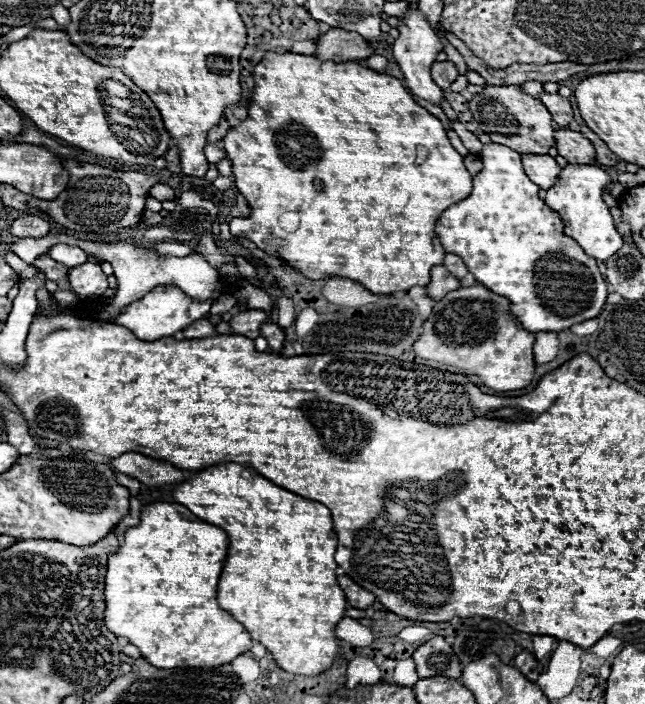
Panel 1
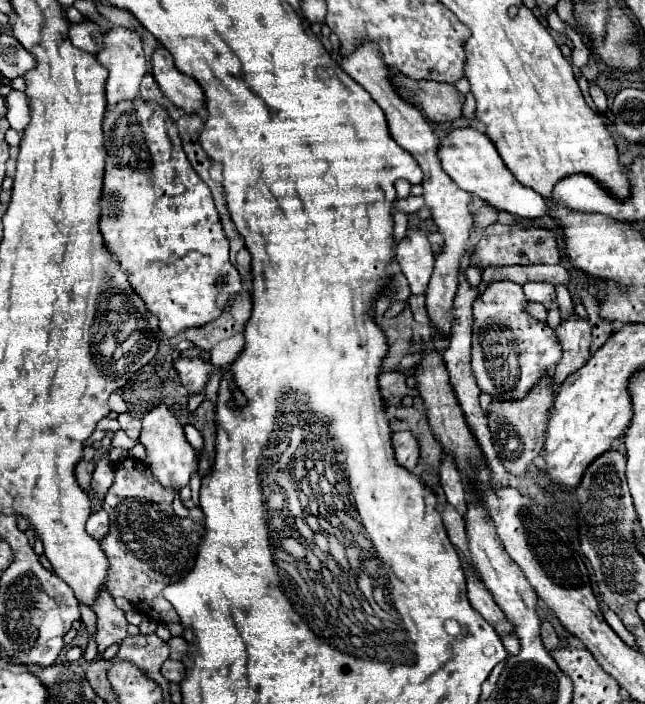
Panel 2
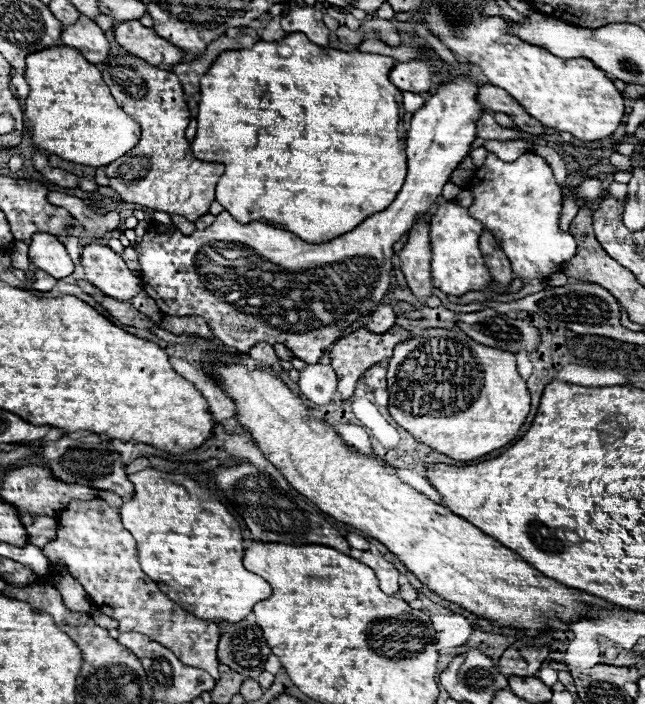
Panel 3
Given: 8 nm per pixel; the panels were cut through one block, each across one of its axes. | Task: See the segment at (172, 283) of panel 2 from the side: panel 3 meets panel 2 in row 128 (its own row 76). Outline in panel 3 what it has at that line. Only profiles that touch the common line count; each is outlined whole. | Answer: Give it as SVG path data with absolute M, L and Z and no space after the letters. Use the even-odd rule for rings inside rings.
M114 48L108 60L98 66L114 100L142 126L140 142L126 152L126 156L106 166L110 188L114 188L124 202L178 214L190 222L208 214L210 204L216 200L216 182L224 172L224 164L206 164L192 154L190 142L184 136L190 112L178 76L156 68L122 48Z

